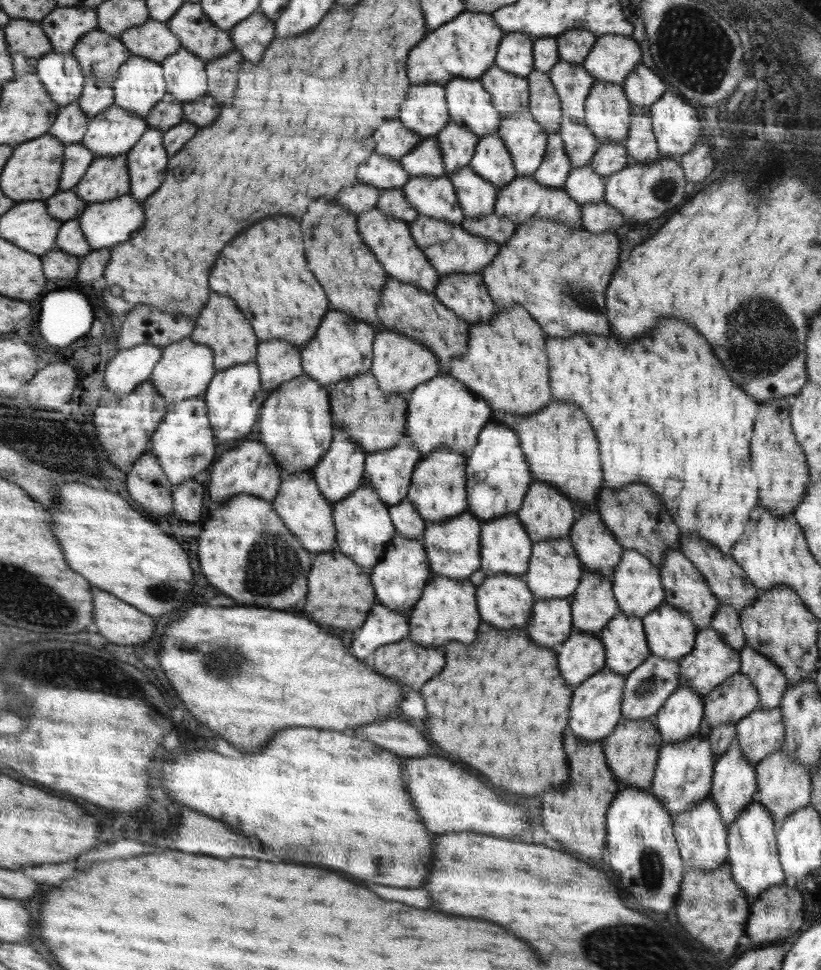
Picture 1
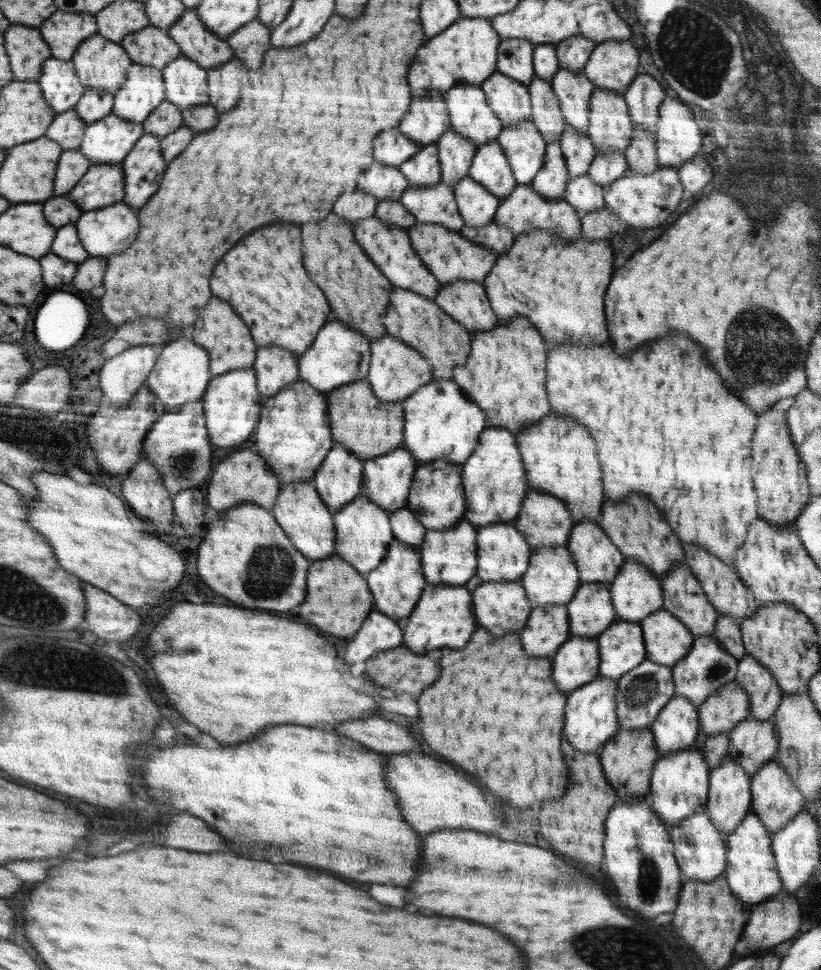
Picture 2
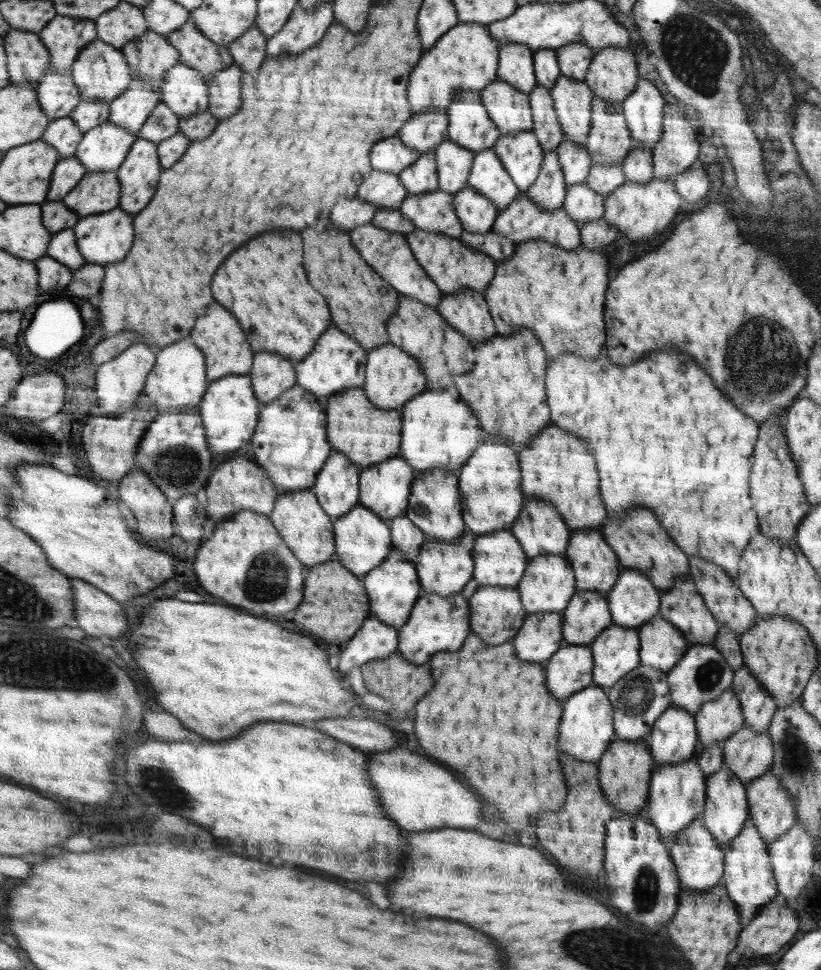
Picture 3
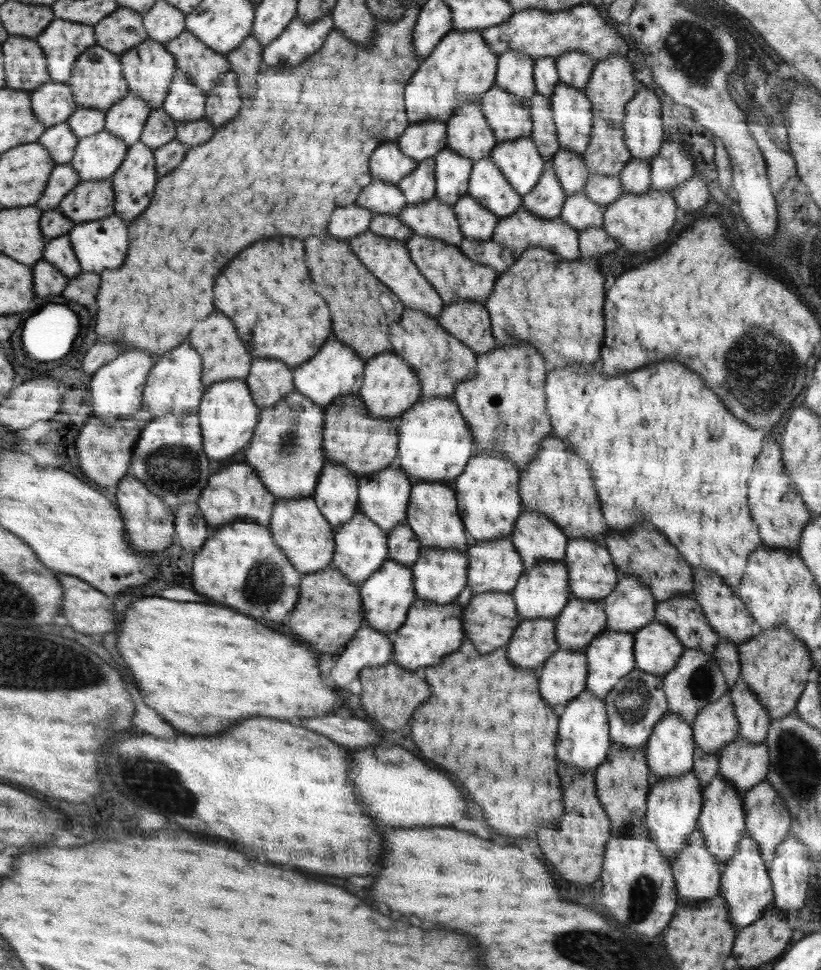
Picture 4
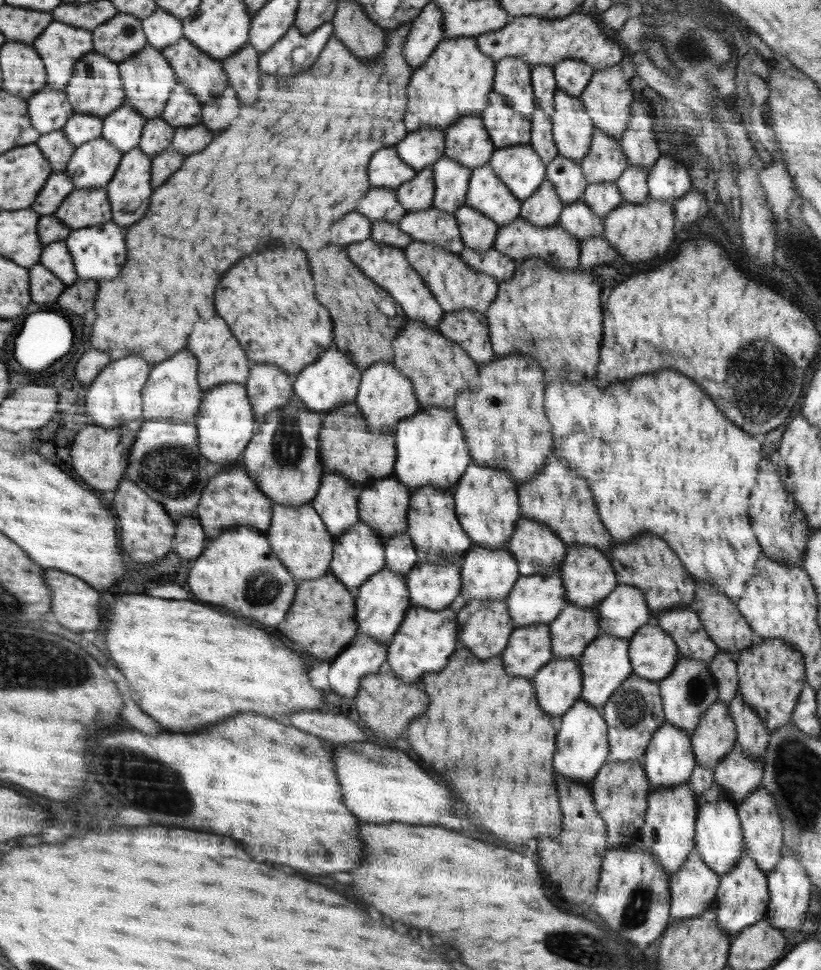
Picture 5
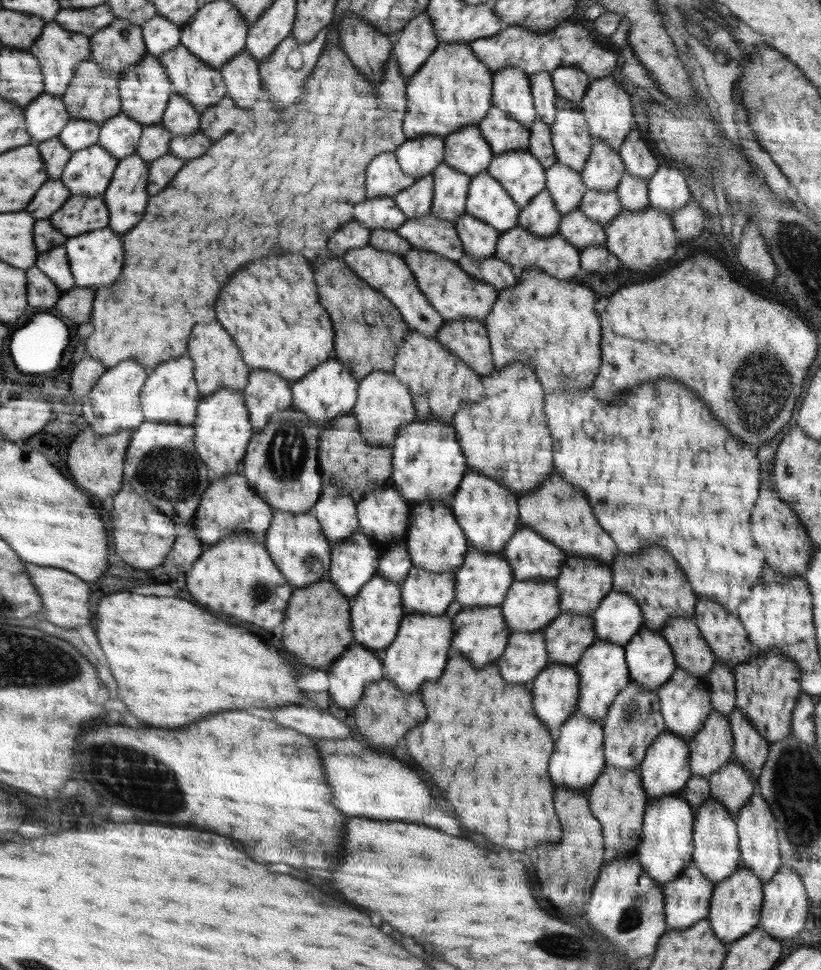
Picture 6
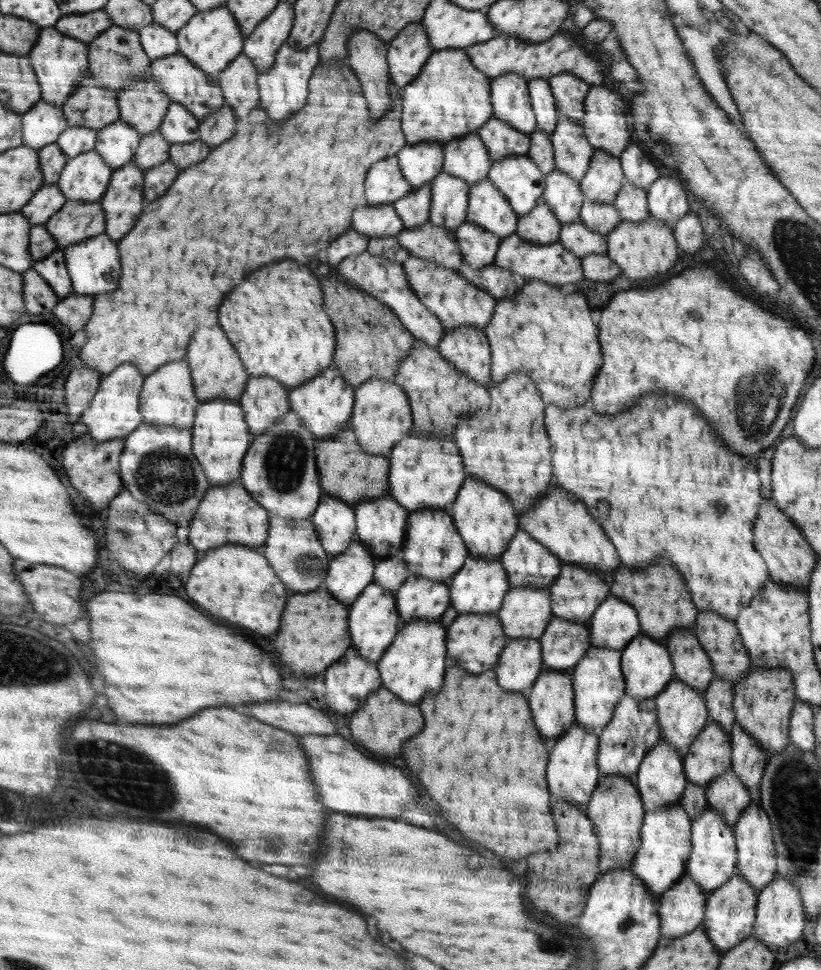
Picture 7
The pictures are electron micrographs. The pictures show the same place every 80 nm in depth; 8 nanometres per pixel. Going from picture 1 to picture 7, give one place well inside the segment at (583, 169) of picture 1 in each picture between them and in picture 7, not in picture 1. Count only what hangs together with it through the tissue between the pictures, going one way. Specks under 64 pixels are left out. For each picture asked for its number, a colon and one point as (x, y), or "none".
2: (582, 193)
3: (582, 204)
4: (578, 211)
5: (577, 218)
6: (582, 232)
7: (575, 236)

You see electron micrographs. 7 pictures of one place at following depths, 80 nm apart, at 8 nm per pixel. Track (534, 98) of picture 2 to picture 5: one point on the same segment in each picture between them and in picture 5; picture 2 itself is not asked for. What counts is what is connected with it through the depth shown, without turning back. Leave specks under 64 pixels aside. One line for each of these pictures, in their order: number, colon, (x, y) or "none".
3: (547, 129)
4: (543, 134)
5: (542, 141)

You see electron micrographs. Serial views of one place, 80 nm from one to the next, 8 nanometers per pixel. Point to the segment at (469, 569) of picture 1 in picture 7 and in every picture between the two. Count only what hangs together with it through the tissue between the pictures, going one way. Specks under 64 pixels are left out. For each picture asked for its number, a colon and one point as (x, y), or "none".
2: (449, 557)
3: (443, 569)
4: (439, 575)
5: (432, 586)
6: (423, 592)
7: (420, 598)

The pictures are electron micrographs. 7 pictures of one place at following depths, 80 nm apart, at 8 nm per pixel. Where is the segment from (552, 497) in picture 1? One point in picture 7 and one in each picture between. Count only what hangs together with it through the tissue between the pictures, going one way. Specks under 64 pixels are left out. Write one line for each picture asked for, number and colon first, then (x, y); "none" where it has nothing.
2: (545, 521)
3: (541, 530)
4: (537, 538)
5: (537, 550)
6: (531, 556)
7: (528, 564)

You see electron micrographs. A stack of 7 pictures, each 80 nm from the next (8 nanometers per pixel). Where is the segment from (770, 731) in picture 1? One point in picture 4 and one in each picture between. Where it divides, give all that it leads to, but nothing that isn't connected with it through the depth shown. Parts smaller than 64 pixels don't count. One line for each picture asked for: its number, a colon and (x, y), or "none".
2: (753, 742)
3: (748, 754)
4: (743, 764)

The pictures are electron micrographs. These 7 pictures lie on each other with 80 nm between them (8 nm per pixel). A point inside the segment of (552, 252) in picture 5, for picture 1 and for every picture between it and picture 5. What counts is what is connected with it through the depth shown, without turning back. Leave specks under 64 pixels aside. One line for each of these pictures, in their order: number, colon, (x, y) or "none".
1: (524, 199)
2: (524, 210)
3: (524, 220)
4: (517, 232)

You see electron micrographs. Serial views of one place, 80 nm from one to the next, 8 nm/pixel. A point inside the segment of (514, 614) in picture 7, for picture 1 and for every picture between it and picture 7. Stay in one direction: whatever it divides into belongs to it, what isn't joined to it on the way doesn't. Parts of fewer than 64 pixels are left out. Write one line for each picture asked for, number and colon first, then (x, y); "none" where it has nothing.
1: (556, 571)
2: (553, 578)
3: (550, 584)
4: (544, 591)
5: (534, 599)
6: (531, 605)

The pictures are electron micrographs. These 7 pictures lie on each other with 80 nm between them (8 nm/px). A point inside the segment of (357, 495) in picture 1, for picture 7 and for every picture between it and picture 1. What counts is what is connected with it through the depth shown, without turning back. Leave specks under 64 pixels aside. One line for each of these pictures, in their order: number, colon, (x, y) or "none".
2: (363, 535)
3: (362, 537)
4: (361, 550)
5: (359, 554)
6: (354, 563)
7: (350, 574)

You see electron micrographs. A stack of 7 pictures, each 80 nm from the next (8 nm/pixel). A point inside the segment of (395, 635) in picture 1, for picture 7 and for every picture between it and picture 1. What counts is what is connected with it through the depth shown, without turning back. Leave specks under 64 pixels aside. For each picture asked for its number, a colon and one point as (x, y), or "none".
2: (379, 632)
3: (375, 640)
4: (370, 647)
5: (364, 657)
6: (358, 666)
7: (348, 683)

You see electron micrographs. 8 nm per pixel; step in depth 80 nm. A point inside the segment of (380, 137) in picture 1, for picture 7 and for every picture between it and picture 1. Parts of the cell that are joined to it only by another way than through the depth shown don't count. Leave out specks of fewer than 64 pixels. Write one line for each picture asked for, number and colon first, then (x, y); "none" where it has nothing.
2: (393, 149)
3: (392, 155)
4: (390, 164)
5: (389, 170)
6: (386, 177)
7: (387, 184)

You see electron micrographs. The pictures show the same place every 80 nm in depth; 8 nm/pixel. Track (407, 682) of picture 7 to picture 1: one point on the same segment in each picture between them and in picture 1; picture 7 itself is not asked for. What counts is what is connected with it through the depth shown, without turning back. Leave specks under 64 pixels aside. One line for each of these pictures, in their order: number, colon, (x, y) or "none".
1: (447, 610)
2: (443, 617)
3: (436, 623)
4: (431, 631)
5: (426, 638)
6: (419, 653)

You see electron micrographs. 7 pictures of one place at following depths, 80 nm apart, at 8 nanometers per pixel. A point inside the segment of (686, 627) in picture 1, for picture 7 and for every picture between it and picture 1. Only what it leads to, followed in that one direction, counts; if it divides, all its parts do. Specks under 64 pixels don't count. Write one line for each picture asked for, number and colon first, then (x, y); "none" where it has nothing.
2: (666, 639)
3: (662, 645)
4: (657, 649)
5: (653, 654)
6: (651, 663)
7: (647, 667)

